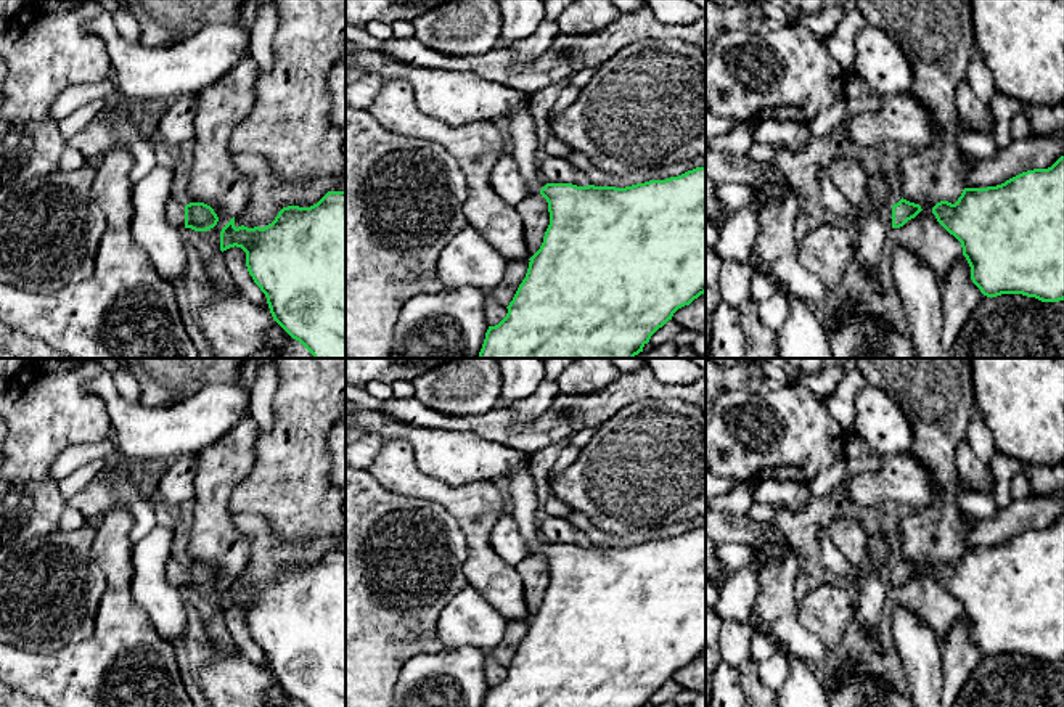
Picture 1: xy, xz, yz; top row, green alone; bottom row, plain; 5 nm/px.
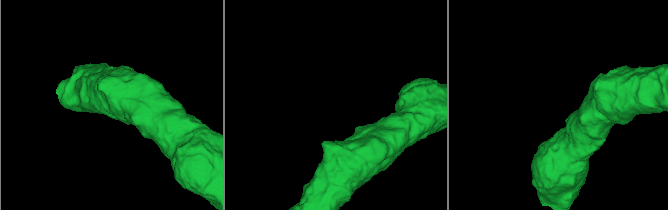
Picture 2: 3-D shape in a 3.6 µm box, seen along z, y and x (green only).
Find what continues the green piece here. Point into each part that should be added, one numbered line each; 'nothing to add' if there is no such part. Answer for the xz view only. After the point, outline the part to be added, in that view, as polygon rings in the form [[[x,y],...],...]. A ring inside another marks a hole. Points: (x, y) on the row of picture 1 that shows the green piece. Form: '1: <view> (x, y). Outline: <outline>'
1: xz (523, 121). Outline: [[[526,95],[522,104],[511,112],[508,117],[511,135],[513,135],[513,148],[511,154],[521,170],[521,175],[529,185],[532,193],[540,193],[540,190],[546,185],[538,170],[538,138],[537,138],[537,121],[538,114],[530,106],[530,96]]]

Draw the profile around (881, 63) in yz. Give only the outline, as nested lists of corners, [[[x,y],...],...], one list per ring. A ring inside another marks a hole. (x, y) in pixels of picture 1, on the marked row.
[[[866,24],[853,42],[857,76],[882,98],[910,92],[915,76],[900,45],[882,29]]]

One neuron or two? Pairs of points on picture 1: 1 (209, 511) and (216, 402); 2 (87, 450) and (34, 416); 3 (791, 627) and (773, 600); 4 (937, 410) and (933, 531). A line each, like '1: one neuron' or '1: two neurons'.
1: two neurons
2: two neurons
3: one neuron
4: one neuron

